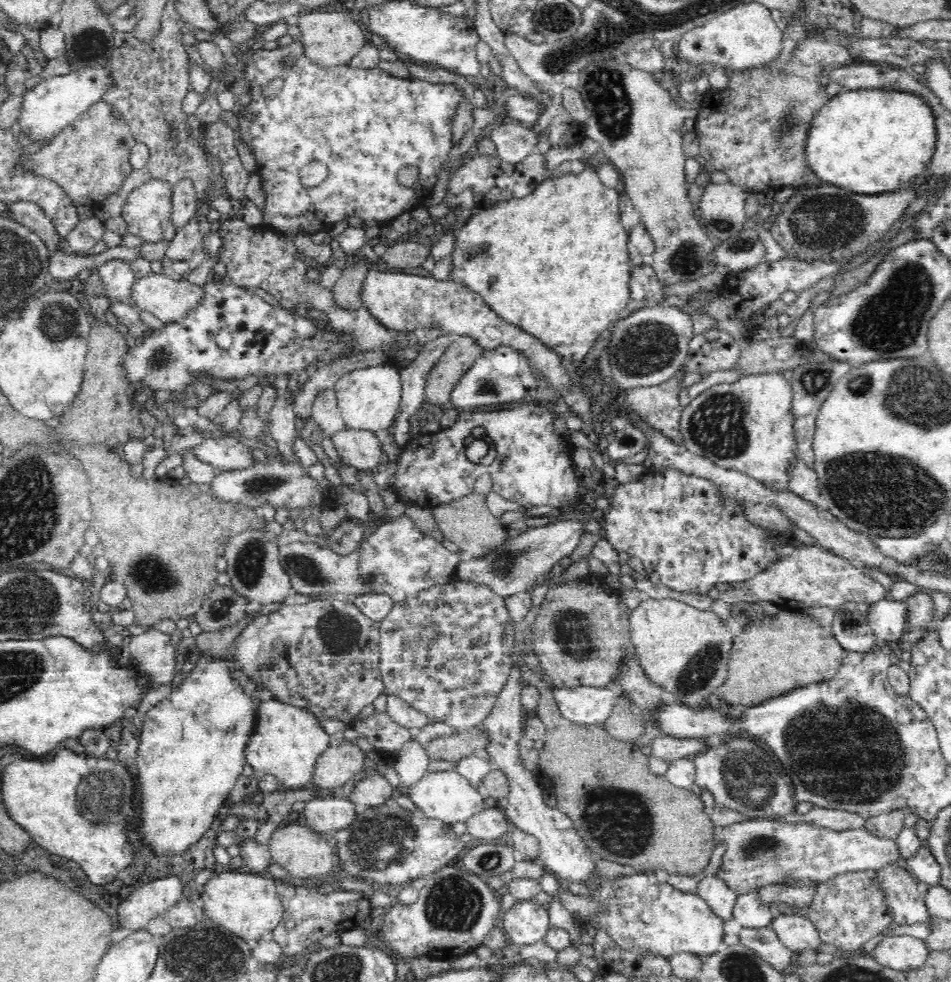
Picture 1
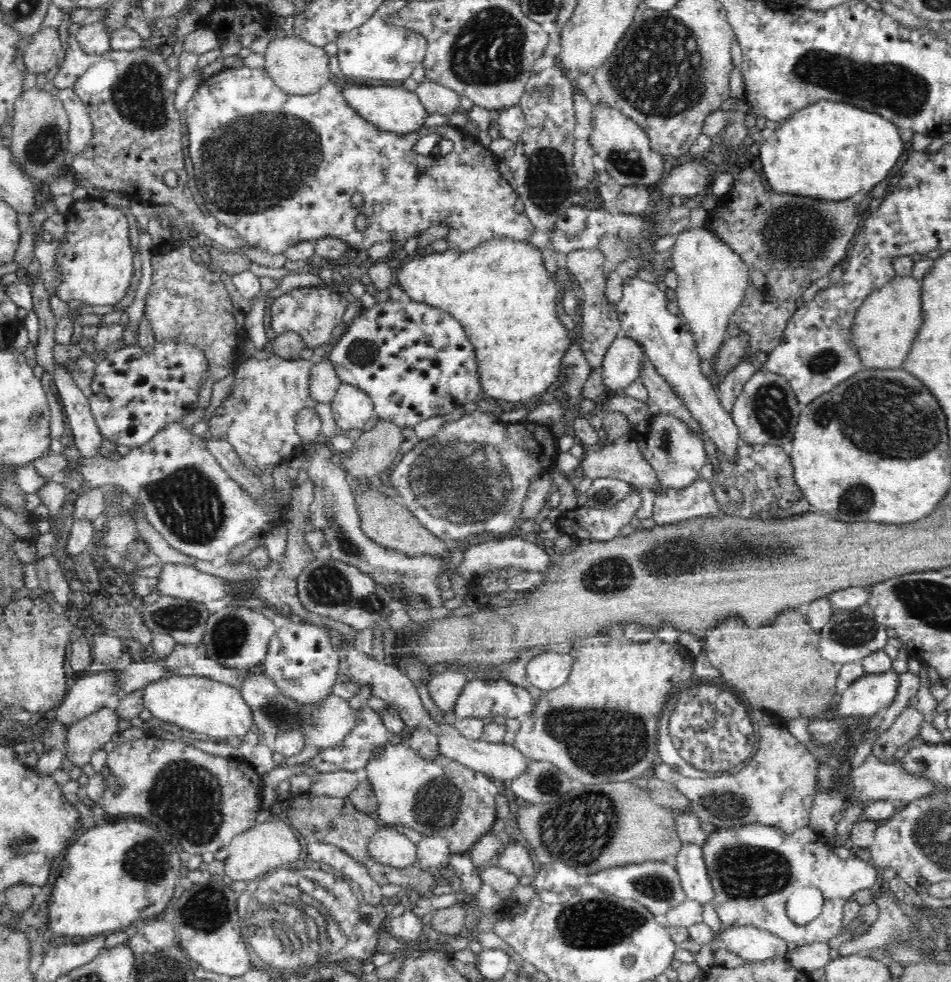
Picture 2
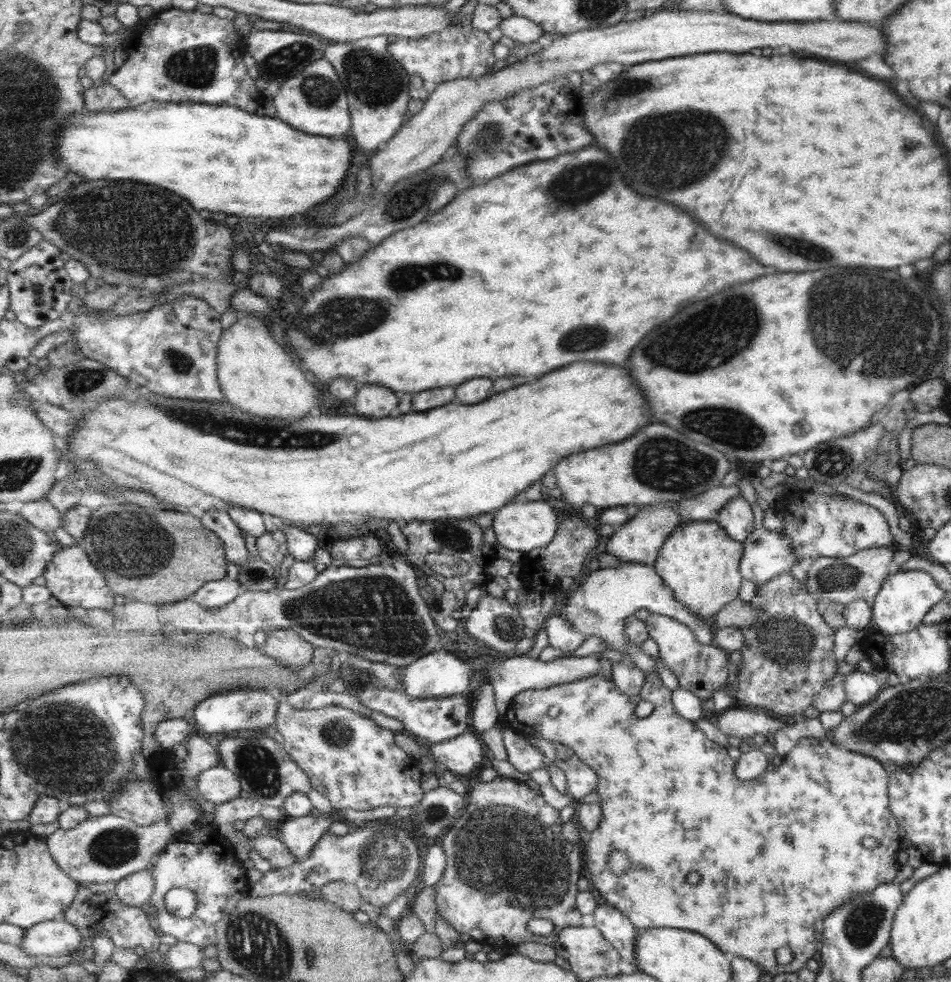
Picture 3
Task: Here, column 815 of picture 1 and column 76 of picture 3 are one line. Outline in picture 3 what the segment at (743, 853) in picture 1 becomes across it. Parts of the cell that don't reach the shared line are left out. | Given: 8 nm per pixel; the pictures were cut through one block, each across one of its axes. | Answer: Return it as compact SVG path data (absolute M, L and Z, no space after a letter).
M108 812L105 816L89 816L79 826L65 830L58 828L46 840L56 863L78 883L115 882L149 869L164 850L175 831L169 819L163 818L153 826L137 824L128 817Z

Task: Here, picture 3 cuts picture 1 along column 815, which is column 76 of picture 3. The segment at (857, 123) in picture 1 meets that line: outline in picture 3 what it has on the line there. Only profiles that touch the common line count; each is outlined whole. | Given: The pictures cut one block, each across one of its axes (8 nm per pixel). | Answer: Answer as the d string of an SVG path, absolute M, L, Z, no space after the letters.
M155 100L127 110L91 112L85 108L63 130L59 154L73 172L111 180L141 180L159 184L193 200L195 208L253 216L257 218L291 218L307 214L337 196L355 166L355 149L349 140L340 137L309 134L293 128L284 120L267 117L229 105L170 103Z

